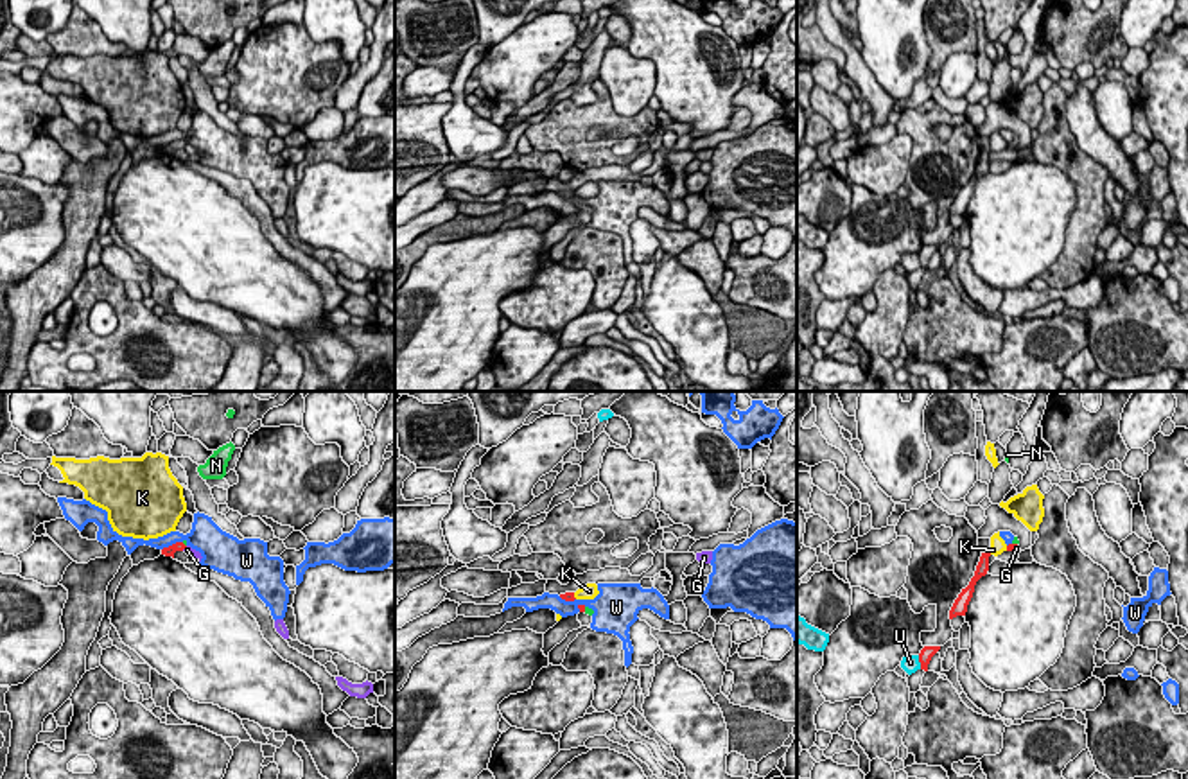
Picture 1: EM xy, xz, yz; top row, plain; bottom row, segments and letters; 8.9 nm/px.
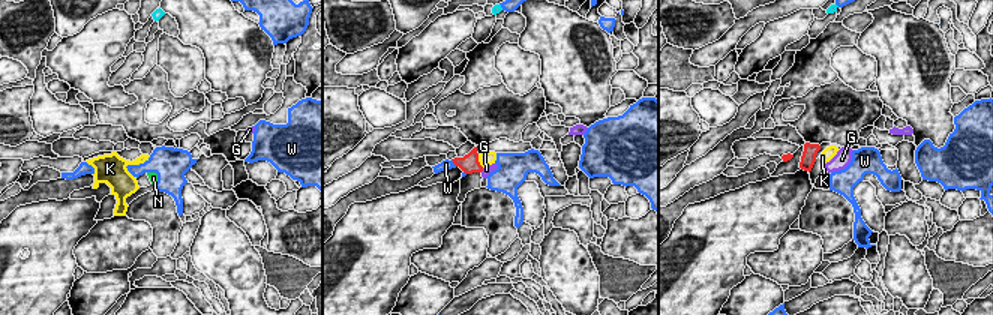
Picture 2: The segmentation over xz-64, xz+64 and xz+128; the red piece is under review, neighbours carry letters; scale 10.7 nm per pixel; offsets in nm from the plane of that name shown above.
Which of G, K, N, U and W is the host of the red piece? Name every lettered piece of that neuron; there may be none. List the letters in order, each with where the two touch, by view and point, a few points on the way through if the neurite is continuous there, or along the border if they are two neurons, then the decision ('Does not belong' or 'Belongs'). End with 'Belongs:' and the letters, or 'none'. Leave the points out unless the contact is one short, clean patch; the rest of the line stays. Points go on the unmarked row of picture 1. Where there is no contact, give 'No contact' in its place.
G: Touches red at yz (1014, 146). Boundary: yz (1018, 144), (1011, 148). Does not belong
K: Touches red at xz (573, 194). Boundary: xz (573, 191), (576, 196). Does not belong
N: Touches red at xz (584, 207). Path across: xz (582, 205), (584, 207), (587, 209). Belongs
U: Touches red at yz (919, 259). Boundary: yz (917, 253), (921, 266). Does not belong
W: Touches red at xy (171, 144). Boundary: xy (182, 139), (162, 148). Does not belong
Belongs: N

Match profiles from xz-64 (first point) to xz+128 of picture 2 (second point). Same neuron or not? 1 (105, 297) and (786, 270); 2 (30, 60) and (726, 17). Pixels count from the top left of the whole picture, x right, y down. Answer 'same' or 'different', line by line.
1: different
2: same

